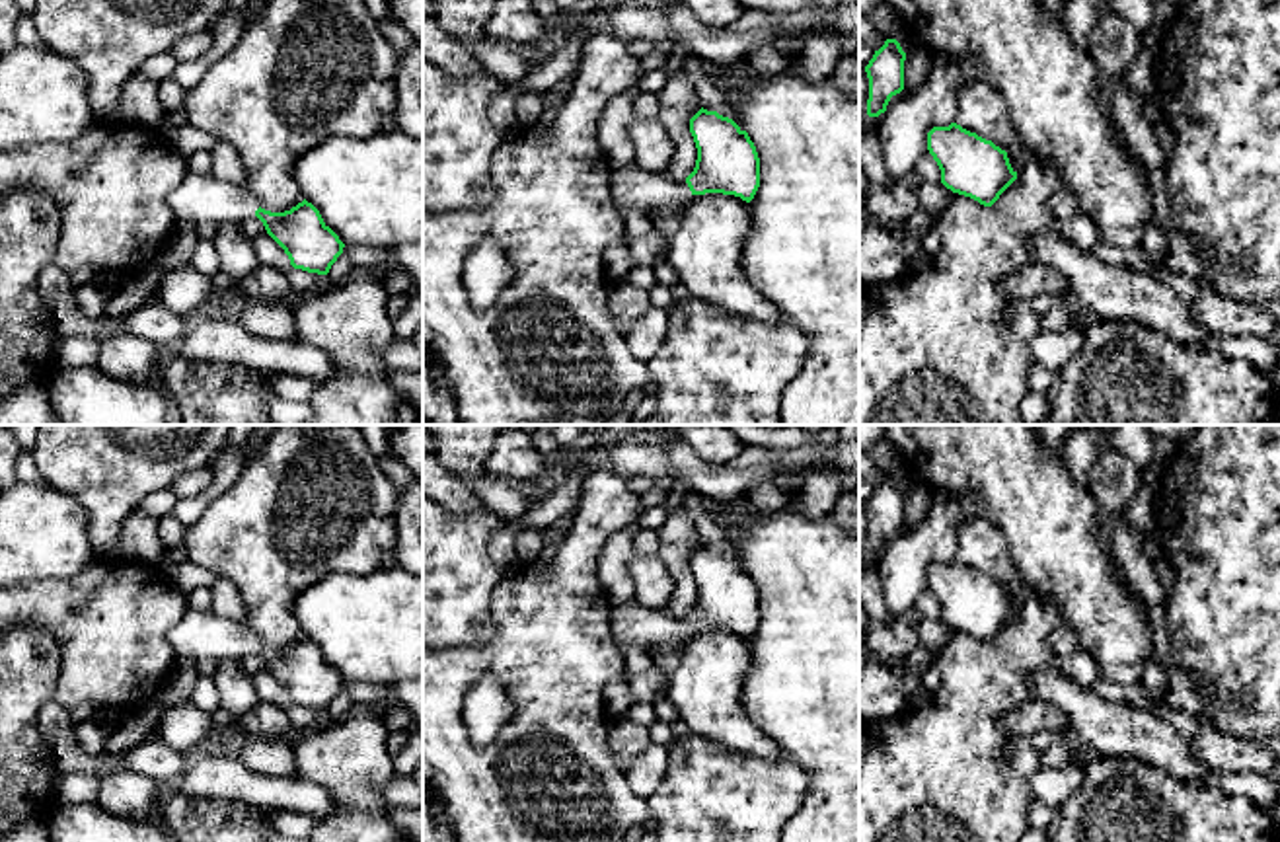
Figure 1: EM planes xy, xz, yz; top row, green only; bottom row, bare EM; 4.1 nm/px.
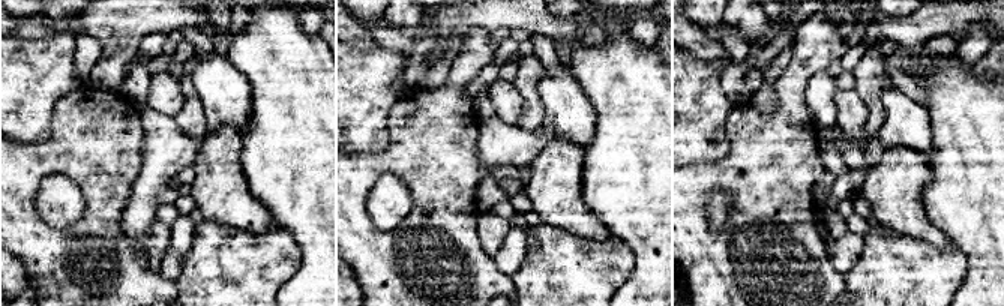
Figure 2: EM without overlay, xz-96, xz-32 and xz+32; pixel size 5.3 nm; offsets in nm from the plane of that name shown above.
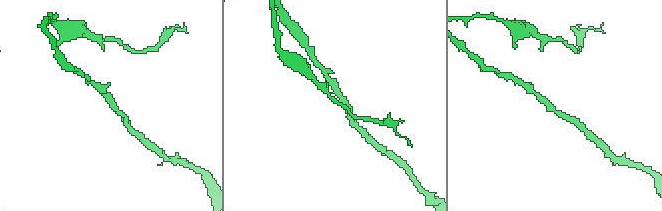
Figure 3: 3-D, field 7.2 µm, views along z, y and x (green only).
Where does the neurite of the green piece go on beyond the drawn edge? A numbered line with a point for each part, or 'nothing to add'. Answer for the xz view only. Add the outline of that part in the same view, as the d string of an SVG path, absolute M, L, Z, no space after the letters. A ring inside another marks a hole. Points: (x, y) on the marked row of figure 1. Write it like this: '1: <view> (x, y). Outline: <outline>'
1: xz (634, 190). Outline: M631 162L612 168L610 197L620 216L625 212L649 216L653 210L678 214L692 191L686 181L647 172Z

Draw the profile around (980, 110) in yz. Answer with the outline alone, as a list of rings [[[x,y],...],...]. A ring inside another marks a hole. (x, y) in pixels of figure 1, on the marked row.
[[[986,78],[960,90],[955,123],[1011,152],[1015,134],[1007,123],[1005,99]]]

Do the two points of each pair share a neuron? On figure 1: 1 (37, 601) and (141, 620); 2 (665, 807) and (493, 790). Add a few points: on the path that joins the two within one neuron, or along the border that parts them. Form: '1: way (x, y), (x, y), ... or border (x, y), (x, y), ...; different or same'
1: way (63, 611), (73, 618), (115, 620); same
2: border (645, 802), (651, 821); different

